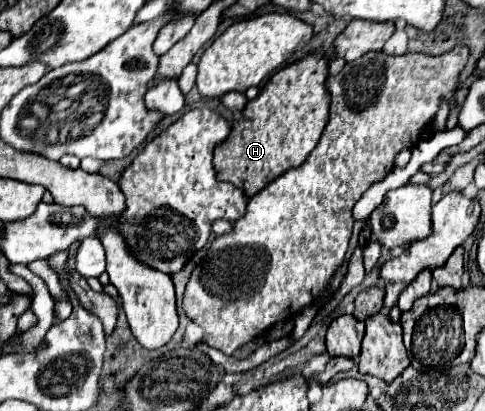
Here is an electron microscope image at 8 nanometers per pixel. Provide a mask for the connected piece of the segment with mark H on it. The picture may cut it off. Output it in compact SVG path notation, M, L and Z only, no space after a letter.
M320 52L306 54L302 60L278 70L258 98L246 104L242 118L232 122L232 132L226 142L218 144L214 152L218 178L254 196L282 172L298 168L316 148L328 122L330 92L326 90L326 80L328 58Z

